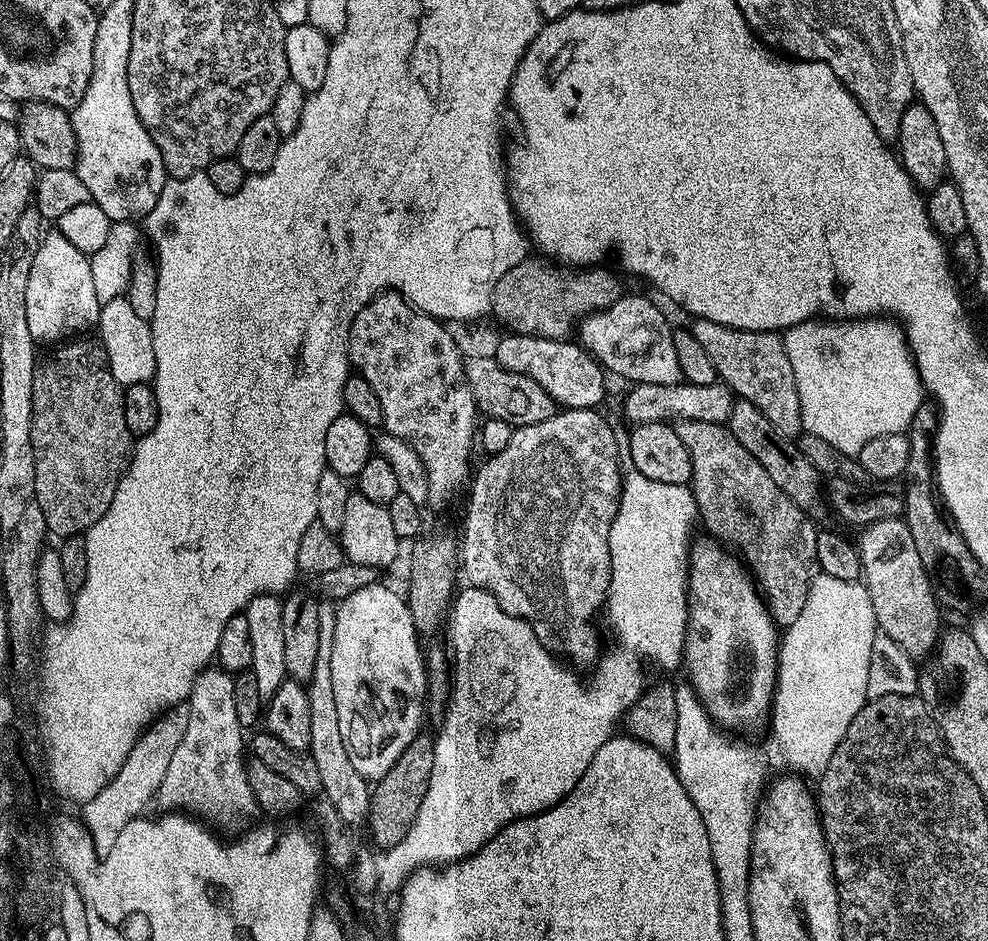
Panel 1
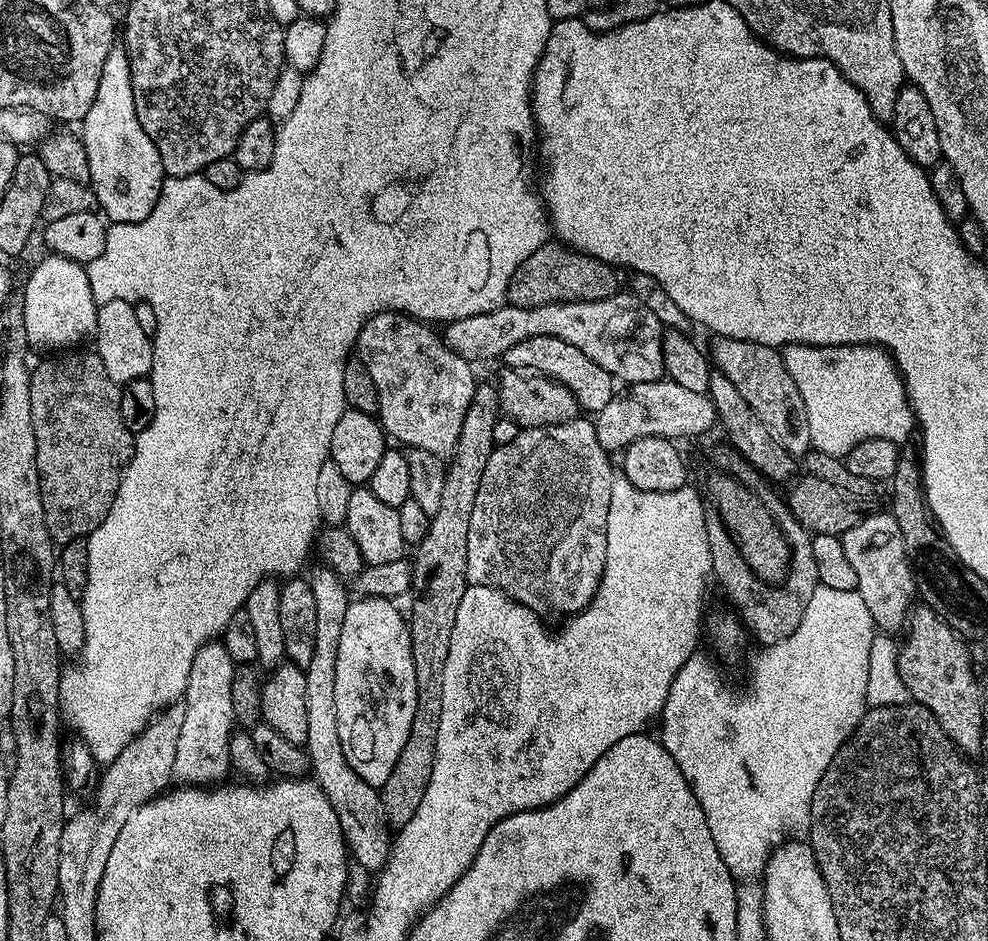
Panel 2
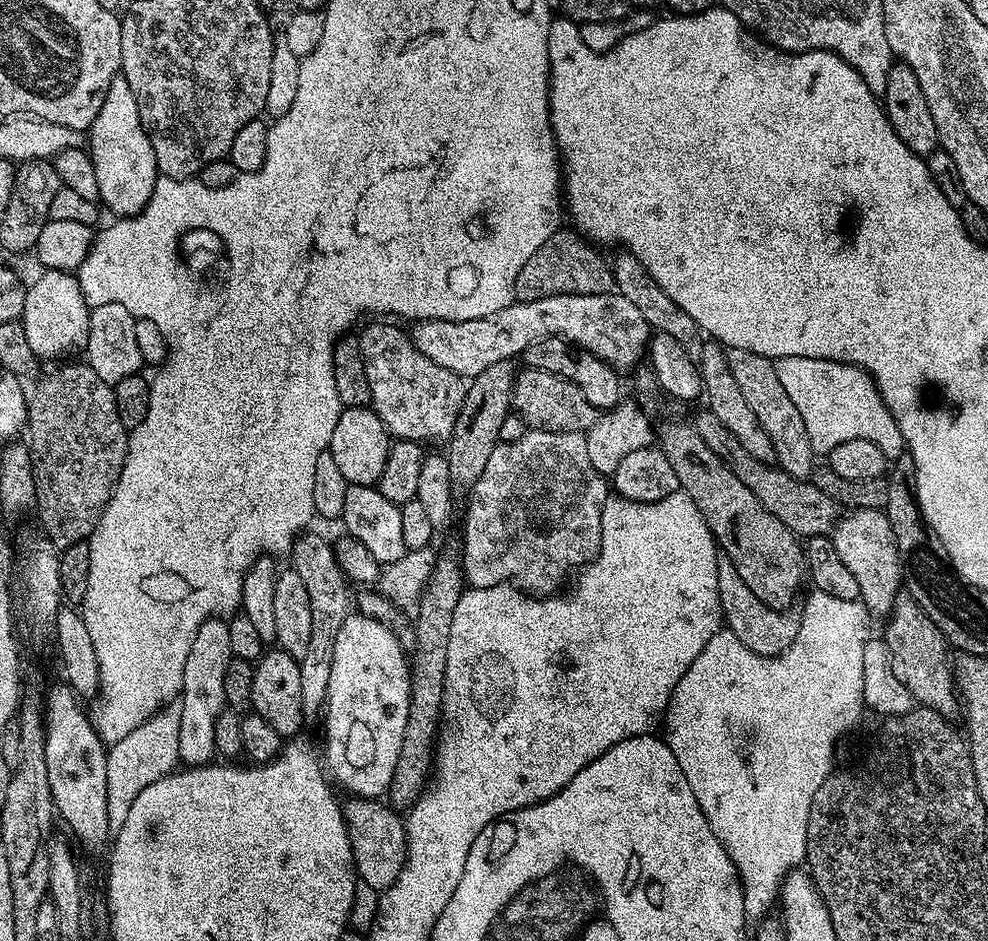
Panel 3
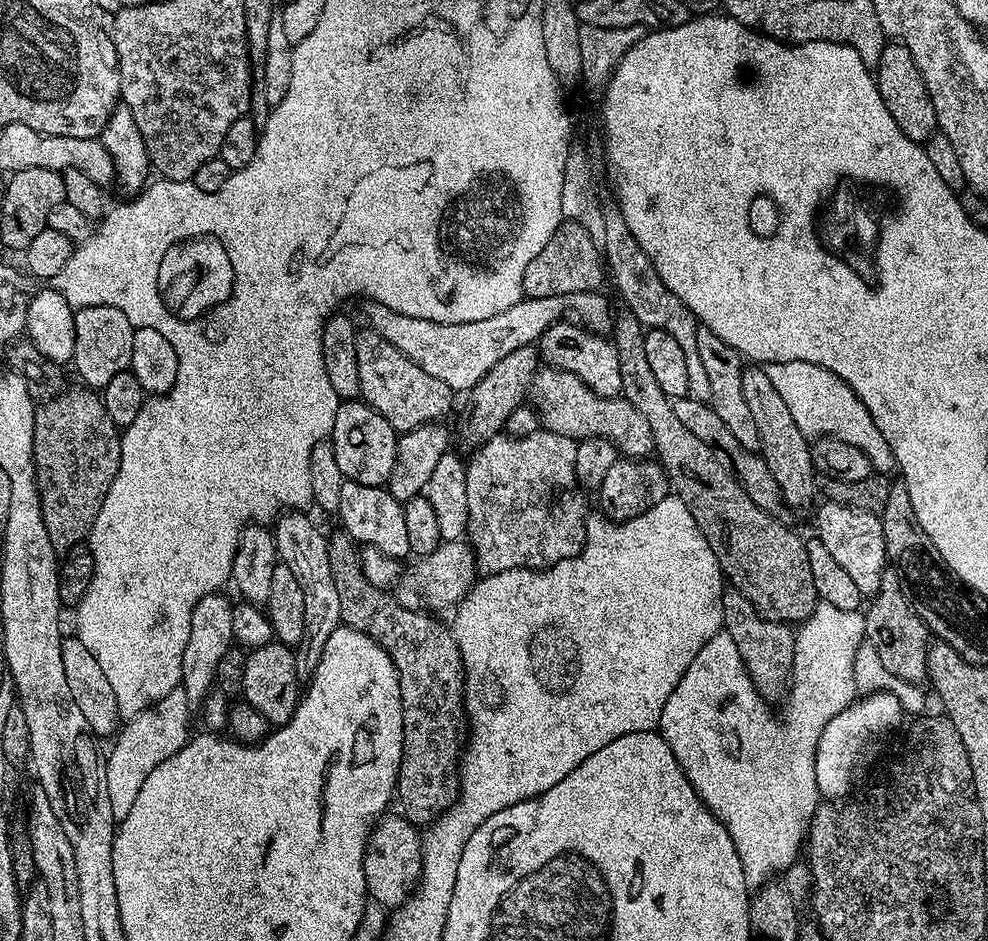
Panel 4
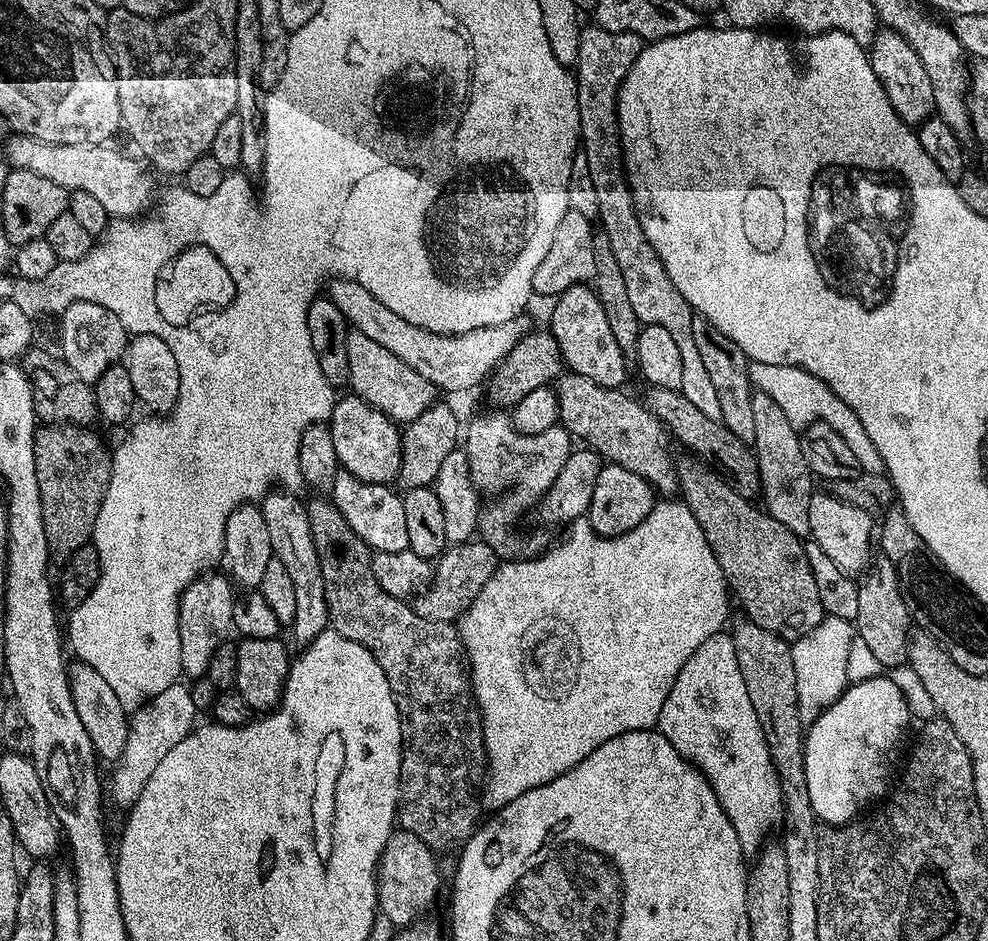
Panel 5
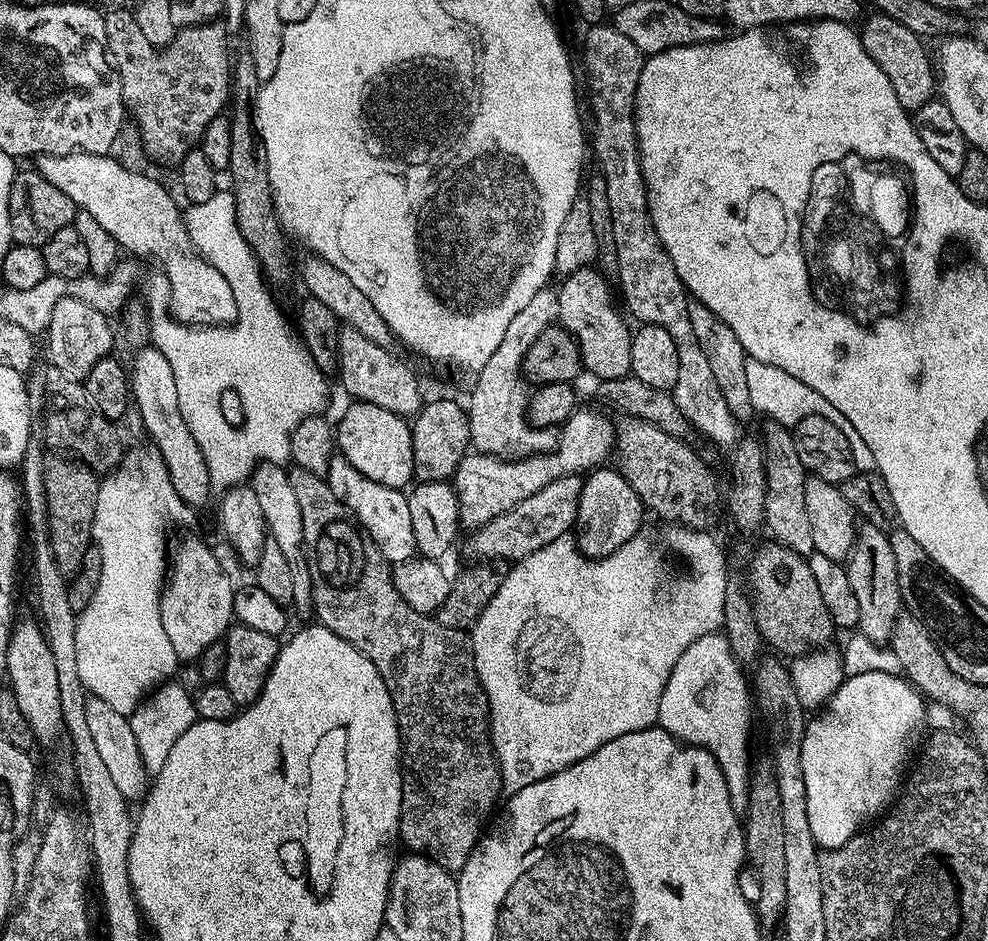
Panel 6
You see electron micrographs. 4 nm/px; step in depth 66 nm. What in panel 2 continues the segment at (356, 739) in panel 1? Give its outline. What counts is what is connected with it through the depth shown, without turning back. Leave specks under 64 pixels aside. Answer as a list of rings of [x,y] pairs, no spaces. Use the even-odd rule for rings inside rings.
[[[366,596],[356,598],[349,603],[346,610],[346,622],[342,622],[342,642],[338,642],[338,666],[334,674],[334,706],[338,714],[338,738],[342,738],[342,754],[346,754],[346,762],[368,784],[383,786],[386,778],[394,770],[394,762],[398,762],[398,754],[402,754],[402,746],[406,746],[406,738],[410,734],[410,722],[414,722],[414,706],[418,706],[418,682],[414,670],[414,658],[410,646],[410,634],[408,633],[408,621],[405,613],[395,608],[392,600],[384,600],[380,596]]]

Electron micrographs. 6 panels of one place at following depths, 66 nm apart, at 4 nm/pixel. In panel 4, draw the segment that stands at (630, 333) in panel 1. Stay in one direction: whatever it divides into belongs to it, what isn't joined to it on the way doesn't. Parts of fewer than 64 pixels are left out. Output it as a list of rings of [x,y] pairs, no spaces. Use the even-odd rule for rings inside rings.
[[[603,291],[583,292],[582,294],[566,294],[550,298],[525,298],[510,306],[510,310],[502,310],[502,314],[494,314],[494,318],[482,318],[478,322],[462,322],[447,324],[446,322],[430,322],[426,318],[410,318],[406,314],[398,314],[390,306],[382,306],[377,300],[369,300],[363,306],[364,316],[368,319],[367,327],[378,333],[386,342],[398,346],[406,358],[418,362],[426,374],[434,374],[434,378],[446,382],[453,393],[464,394],[480,381],[482,374],[494,366],[501,358],[506,358],[513,350],[535,345],[547,328],[557,322],[568,321],[587,328],[590,332],[604,334],[613,327],[614,311],[608,305]]]

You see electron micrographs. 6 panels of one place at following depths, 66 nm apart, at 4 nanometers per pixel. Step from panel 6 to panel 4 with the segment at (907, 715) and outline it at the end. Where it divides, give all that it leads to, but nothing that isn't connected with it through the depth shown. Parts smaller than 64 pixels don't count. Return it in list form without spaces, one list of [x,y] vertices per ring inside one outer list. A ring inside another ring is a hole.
[[[870,692],[853,700],[849,708],[838,713],[835,720],[831,720],[822,730],[814,762],[816,788],[824,794],[842,791],[844,784],[850,783],[852,775],[864,764],[864,756],[860,752],[867,750],[868,738],[876,740],[894,731],[900,720],[900,707],[888,692]]]

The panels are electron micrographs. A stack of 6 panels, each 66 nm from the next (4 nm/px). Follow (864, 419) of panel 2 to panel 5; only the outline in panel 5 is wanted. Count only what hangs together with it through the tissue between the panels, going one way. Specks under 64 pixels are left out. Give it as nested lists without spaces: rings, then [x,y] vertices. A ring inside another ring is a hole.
[[[766,362],[749,363],[748,377],[751,378],[755,391],[766,394],[774,398],[774,402],[778,402],[778,407],[785,412],[786,419],[797,430],[806,429],[818,423],[819,420],[826,422],[843,438],[846,446],[854,450],[854,458],[858,458],[863,471],[879,476],[885,475],[886,469],[882,462],[882,454],[874,450],[874,442],[870,442],[870,434],[862,430],[862,422],[858,422],[858,414],[854,414],[854,410],[850,410],[850,406],[846,406],[846,402],[842,402],[842,398],[838,398],[838,394],[834,394],[834,390],[830,390],[830,386],[826,386],[822,378],[798,366],[770,366]]]

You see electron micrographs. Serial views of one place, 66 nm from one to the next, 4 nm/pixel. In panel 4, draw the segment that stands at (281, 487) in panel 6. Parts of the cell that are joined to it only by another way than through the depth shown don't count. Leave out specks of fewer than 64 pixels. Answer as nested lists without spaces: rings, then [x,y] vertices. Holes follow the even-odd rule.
[[[288,510],[275,521],[274,535],[276,537],[276,554],[279,563],[284,564],[298,578],[298,586],[302,586],[302,594],[306,598],[304,612],[306,614],[306,630],[302,634],[302,642],[295,645],[296,653],[296,673],[302,678],[311,677],[315,672],[318,662],[322,658],[322,650],[326,646],[326,638],[334,634],[336,628],[342,624],[342,602],[338,602],[338,586],[334,584],[334,570],[330,570],[330,552],[328,550],[329,537],[320,533],[320,528],[311,520],[304,516],[303,511]]]

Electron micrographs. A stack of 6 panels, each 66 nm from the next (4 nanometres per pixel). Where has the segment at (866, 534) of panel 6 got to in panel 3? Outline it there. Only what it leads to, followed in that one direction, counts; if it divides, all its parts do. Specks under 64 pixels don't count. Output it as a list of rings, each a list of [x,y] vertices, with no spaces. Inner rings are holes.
[[[907,594],[896,597],[891,612],[886,617],[888,625],[884,628],[882,639],[888,647],[890,670],[894,670],[894,678],[910,690],[917,705],[929,708],[938,714],[952,718],[962,708],[962,700],[956,690],[956,682],[952,675],[950,663],[950,645],[944,636],[930,622],[926,610],[914,602],[914,598]]]

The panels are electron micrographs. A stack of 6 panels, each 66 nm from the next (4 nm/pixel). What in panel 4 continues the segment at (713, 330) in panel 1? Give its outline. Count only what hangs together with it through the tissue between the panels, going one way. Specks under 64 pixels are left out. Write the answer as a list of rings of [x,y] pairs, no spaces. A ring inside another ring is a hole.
[[[748,366],[742,374],[742,394],[746,398],[746,406],[750,406],[750,414],[754,417],[754,426],[760,439],[760,455],[763,456],[770,474],[774,474],[774,482],[780,487],[780,498],[789,509],[804,508],[817,495],[816,477],[812,467],[812,450],[809,437],[798,430],[794,417],[778,390],[770,383],[767,371],[760,366]]]

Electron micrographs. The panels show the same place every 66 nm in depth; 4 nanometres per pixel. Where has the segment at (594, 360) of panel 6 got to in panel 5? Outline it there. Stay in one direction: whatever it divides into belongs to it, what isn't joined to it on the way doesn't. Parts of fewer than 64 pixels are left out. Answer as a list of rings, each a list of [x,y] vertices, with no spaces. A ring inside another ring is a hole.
[[[575,284],[555,297],[553,304],[556,305],[552,308],[550,331],[558,342],[567,371],[590,378],[590,382],[598,382],[598,386],[623,389],[630,362],[625,359],[622,346],[618,346],[618,338],[614,338],[610,322],[606,322],[606,310],[602,310],[596,289],[588,284]]]

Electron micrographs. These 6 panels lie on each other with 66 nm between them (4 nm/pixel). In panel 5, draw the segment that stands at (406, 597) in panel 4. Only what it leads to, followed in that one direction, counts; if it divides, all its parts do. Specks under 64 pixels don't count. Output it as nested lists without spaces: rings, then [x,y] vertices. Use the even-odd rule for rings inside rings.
[[[479,538],[466,544],[449,547],[435,565],[431,584],[411,601],[411,606],[418,615],[427,620],[459,621],[470,606],[470,602],[478,598],[478,590],[482,590],[482,586],[490,582],[496,567],[498,567],[496,552]]]

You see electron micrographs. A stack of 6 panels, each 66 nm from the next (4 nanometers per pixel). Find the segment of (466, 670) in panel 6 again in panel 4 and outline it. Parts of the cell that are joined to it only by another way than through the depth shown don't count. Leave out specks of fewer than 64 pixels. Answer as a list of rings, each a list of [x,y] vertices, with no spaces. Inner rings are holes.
[[[339,534],[340,536],[332,536],[328,542],[328,550],[330,552],[330,570],[334,570],[334,584],[338,586],[338,602],[342,602],[342,621],[347,627],[364,632],[367,636],[374,637],[380,645],[388,652],[389,658],[394,662],[394,670],[398,674],[398,686],[400,687],[400,701],[402,702],[402,718],[404,719],[404,753],[400,759],[400,774],[396,777],[395,799],[400,800],[399,815],[405,816],[411,824],[417,826],[427,826],[432,823],[436,817],[446,811],[449,806],[456,800],[460,790],[460,761],[462,753],[466,747],[466,717],[464,714],[464,667],[462,666],[462,654],[456,645],[456,638],[453,629],[447,623],[439,624],[439,619],[433,618],[431,615],[415,612],[414,610],[406,610],[406,606],[402,606],[396,601],[395,595],[389,594],[385,589],[374,586],[366,578],[366,574],[360,565],[360,554],[358,545],[351,536],[347,534]]]

